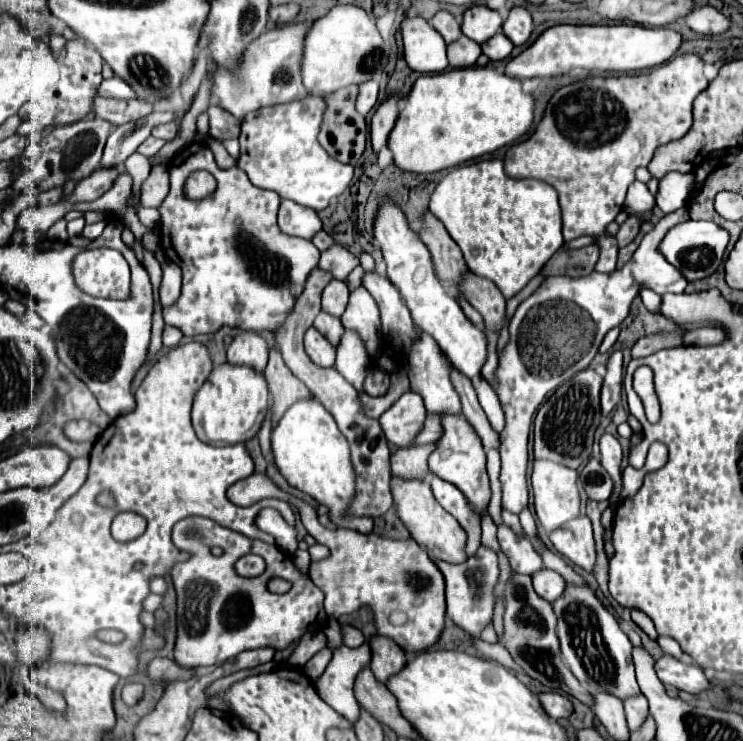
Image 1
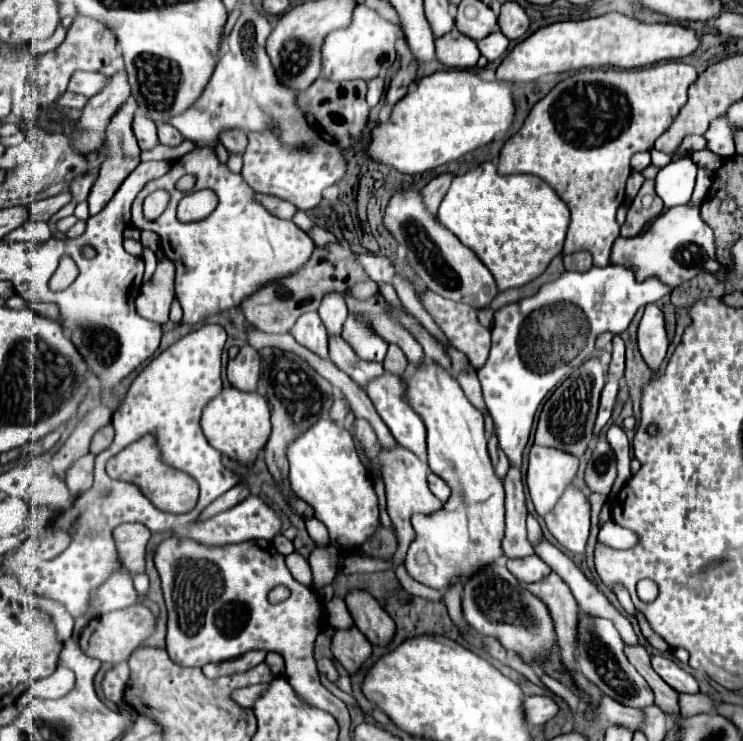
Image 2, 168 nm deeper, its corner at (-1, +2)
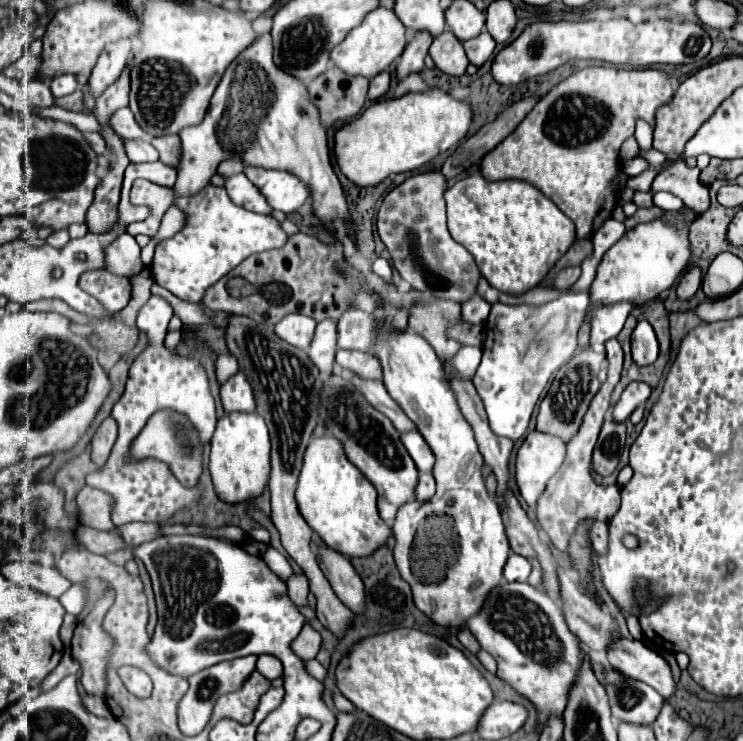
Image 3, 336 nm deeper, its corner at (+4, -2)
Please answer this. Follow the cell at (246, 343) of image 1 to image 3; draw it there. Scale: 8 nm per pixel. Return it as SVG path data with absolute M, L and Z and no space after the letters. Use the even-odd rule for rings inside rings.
M238 370L220 386L220 398L226 412L252 412L256 408L252 386L246 380L246 374Z

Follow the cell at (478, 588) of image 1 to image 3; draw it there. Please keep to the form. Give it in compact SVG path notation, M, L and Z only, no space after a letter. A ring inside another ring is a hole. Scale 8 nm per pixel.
M502 580L498 588L490 590L480 612L468 618L466 626L480 646L496 656L496 676L506 680L540 710L540 724L550 716L562 714L568 688L576 678L576 664L580 664L580 642L568 630L560 604L526 582L510 584Z

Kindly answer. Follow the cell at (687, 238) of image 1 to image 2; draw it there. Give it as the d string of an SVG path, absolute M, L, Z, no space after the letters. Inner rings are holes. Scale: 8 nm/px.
M675 206L665 210L661 216L657 216L649 228L635 236L635 238L623 238L619 236L613 242L611 252L611 264L621 264L623 268L633 268L637 280L647 280L647 276L661 278L663 284L669 284L671 288L691 280L701 270L715 270L717 258L715 258L715 238L713 230L699 218L699 206Z

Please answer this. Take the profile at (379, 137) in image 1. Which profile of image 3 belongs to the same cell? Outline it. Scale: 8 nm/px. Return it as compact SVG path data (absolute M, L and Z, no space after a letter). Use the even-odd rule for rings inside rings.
M416 32L414 40L406 44L402 60L396 66L396 80L398 82L404 80L412 72L422 72L424 56L426 56L430 44L432 44L432 36L428 36L428 32Z

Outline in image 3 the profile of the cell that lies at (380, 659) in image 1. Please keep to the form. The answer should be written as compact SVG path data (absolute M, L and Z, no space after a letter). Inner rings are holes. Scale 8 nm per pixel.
M324 546L320 550L318 562L320 562L320 568L322 568L324 576L328 578L332 590L340 598L340 602L344 606L348 606L352 612L362 614L366 610L364 584L362 584L360 576L356 574L354 566L350 564L350 560L346 560L342 554Z

